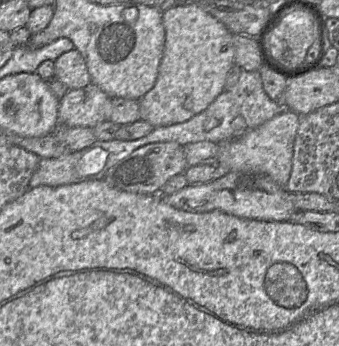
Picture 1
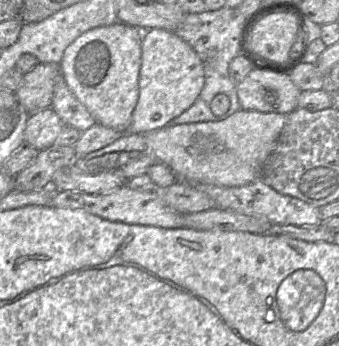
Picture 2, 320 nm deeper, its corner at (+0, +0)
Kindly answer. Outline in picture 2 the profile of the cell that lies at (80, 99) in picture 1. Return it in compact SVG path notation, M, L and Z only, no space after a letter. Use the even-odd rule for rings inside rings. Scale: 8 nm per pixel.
M51 107L30 114L24 130L24 145L31 146L38 151L45 150L54 145L64 126Z

